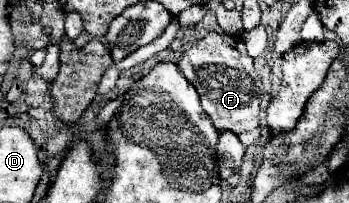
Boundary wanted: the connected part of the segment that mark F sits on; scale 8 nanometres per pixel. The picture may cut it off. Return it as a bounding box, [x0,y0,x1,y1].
[180,32,262,146]

